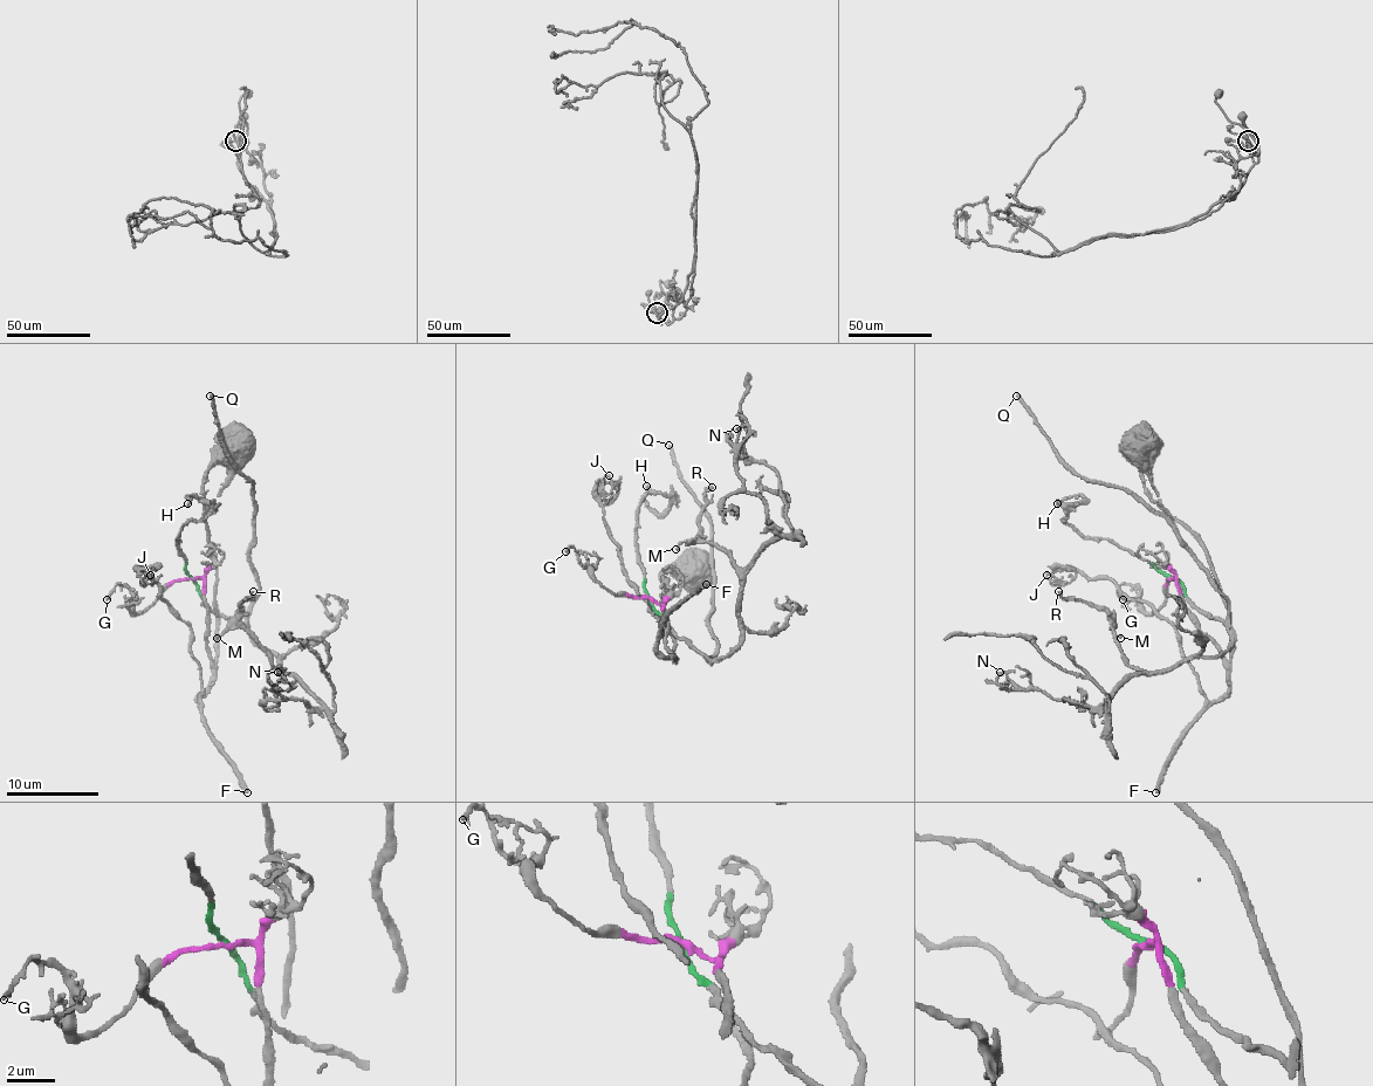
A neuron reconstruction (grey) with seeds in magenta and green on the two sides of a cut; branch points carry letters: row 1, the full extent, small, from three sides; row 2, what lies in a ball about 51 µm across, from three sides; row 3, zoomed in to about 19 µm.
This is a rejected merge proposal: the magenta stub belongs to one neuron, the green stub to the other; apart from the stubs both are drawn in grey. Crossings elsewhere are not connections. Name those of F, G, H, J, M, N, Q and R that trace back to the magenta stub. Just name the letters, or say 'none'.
F, G, J

